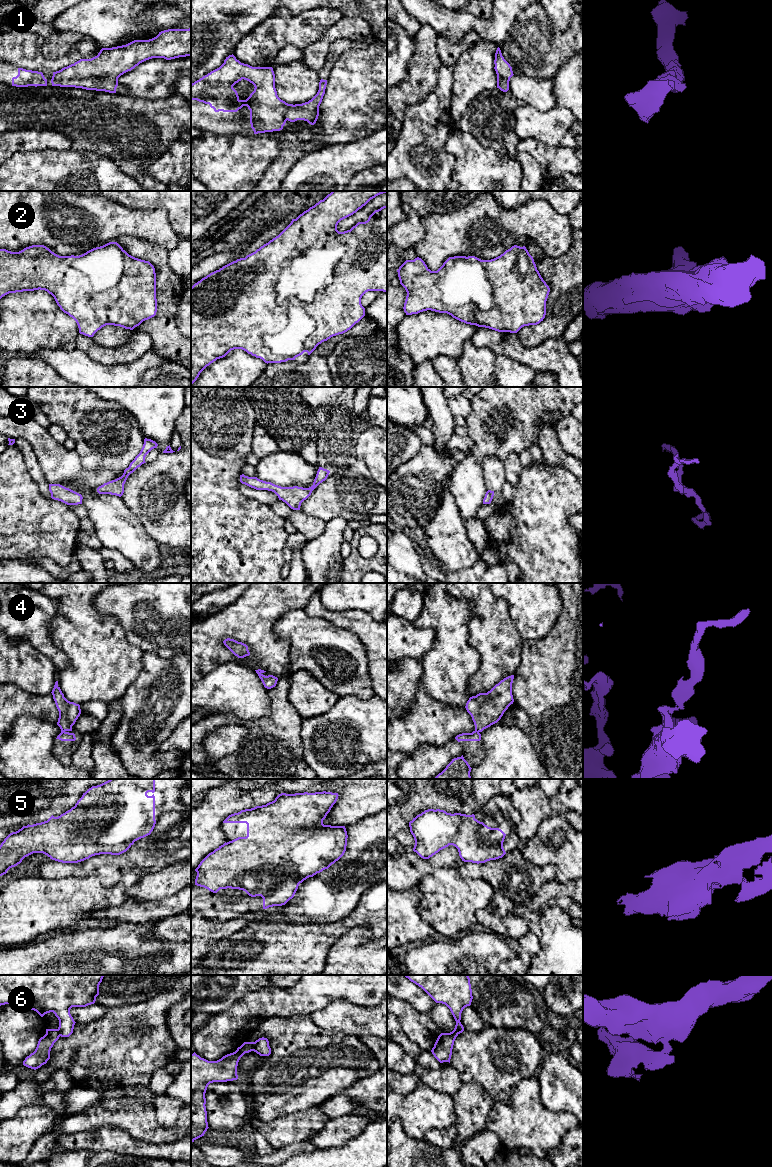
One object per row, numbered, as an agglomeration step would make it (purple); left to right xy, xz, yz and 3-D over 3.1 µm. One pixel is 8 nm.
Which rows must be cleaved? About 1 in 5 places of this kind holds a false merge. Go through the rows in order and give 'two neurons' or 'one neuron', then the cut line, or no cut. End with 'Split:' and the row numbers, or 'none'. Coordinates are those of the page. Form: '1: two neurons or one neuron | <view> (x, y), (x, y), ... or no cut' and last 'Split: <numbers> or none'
1: one neuron | no cut
2: one neuron | no cut
3: one neuron | no cut
4: one neuron | no cut
5: one neuron | no cut
6: two neurons | xz (255, 1042), (253, 1050)
Split: 6

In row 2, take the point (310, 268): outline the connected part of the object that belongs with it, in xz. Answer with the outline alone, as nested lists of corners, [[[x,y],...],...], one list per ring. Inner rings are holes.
[[[332,191],[323,200],[300,214],[275,238],[261,246],[245,258],[237,259],[216,270],[191,287],[191,385],[200,373],[217,359],[225,357],[231,350],[242,349],[248,354],[262,359],[265,363],[281,363],[295,360],[307,352],[310,355],[316,347],[333,336],[350,330],[365,316],[361,304],[362,296],[368,291],[387,292],[387,205],[375,210],[365,222],[358,222],[350,230],[339,232],[338,223],[356,213],[371,199],[387,191]]]

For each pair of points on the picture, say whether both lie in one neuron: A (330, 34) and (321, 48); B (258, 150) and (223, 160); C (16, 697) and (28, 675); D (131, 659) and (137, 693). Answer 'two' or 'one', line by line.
A: one
B: one
C: two
D: two

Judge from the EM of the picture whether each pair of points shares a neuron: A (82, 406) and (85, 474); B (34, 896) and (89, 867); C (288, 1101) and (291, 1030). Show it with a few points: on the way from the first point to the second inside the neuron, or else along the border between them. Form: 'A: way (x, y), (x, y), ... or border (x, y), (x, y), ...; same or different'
A: border (75, 450), (81, 463), (86, 468), (108, 469); different
B: border (67, 876), (95, 876), (97, 878); different
C: way (288, 1083), (289, 1048); same

